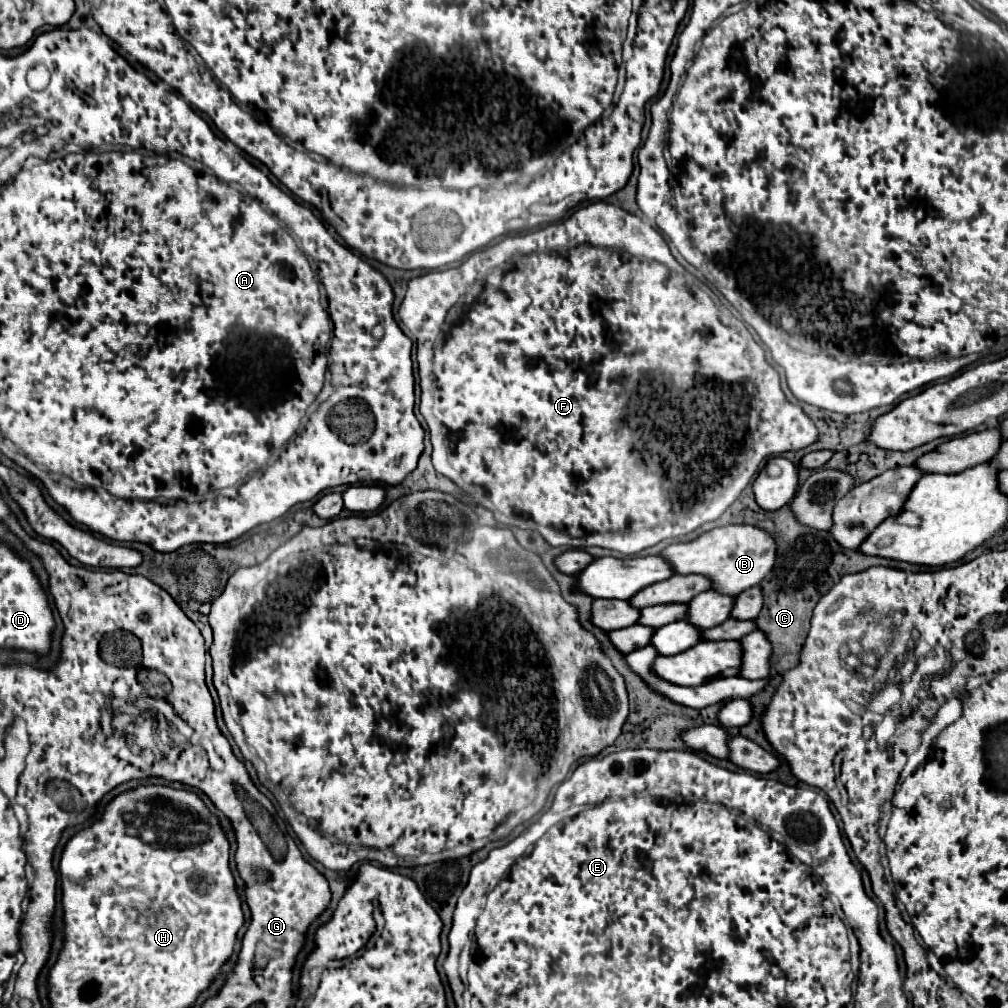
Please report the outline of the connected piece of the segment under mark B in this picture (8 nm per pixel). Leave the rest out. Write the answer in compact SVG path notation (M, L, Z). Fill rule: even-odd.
M725 525L701 533L693 541L673 543L661 551L669 563L675 565L675 573L701 573L715 581L715 589L727 595L739 595L741 591L759 585L773 569L777 559L777 541L765 529L753 525Z

